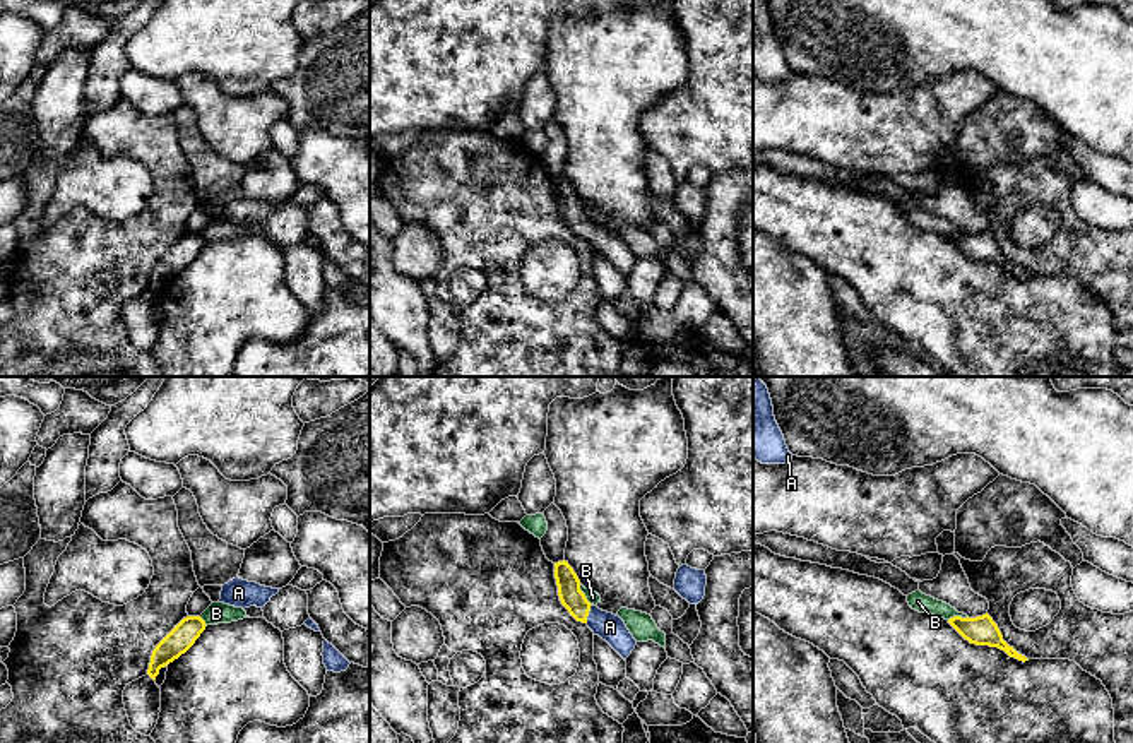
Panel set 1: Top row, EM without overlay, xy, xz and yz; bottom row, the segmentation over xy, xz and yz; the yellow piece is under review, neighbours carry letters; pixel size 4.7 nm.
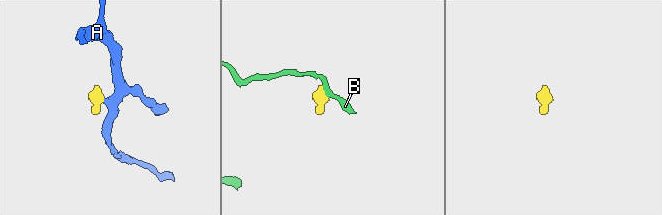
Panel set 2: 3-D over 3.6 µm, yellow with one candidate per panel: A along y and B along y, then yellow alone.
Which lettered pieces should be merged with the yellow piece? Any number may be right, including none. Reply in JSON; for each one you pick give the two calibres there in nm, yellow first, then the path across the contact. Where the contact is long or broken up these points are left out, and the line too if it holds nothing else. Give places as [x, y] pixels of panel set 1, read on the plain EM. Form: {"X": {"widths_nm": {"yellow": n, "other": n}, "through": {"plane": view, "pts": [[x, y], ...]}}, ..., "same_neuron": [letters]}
{"A": {"widths_nm": {"yellow": 110, "other": 130}, "through": {"plane": "xz", "pts": [[572, 214], [587, 230], [610, 243]]}}, "same_neuron": ["A"]}

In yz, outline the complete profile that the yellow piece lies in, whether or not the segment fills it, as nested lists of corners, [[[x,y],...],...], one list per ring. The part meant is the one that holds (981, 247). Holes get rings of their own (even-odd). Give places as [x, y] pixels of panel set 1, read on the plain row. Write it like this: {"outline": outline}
{"outline": [[[988,229],[976,235],[953,233],[948,236],[948,240],[970,260],[998,264],[1005,267],[1010,274],[1015,274],[1023,279],[1029,277],[1025,272],[1018,270],[1003,257],[998,241]]]}

